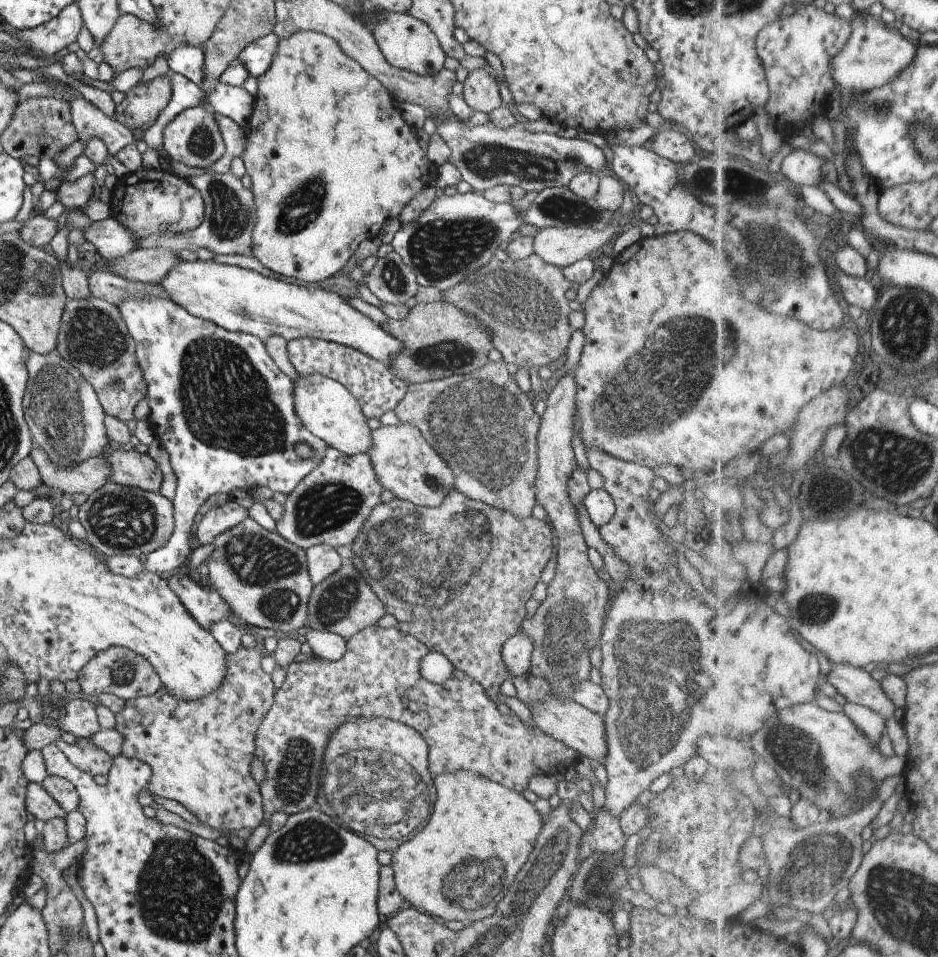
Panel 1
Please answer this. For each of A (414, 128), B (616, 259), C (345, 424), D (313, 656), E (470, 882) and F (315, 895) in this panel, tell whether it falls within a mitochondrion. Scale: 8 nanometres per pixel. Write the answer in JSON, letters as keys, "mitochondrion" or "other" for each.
{"A":"other","B":"other","C":"other","D":"other","E":"mitochondrion","F":"other"}

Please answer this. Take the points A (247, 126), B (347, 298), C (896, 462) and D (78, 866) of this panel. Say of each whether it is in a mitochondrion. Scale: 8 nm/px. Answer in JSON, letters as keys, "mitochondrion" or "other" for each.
{"A":"other","B":"other","C":"mitochondrion","D":"other"}

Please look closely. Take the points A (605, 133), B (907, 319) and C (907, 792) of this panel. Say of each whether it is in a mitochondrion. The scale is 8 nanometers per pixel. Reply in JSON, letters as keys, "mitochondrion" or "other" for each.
{"A":"other","B":"mitochondrion","C":"other"}

